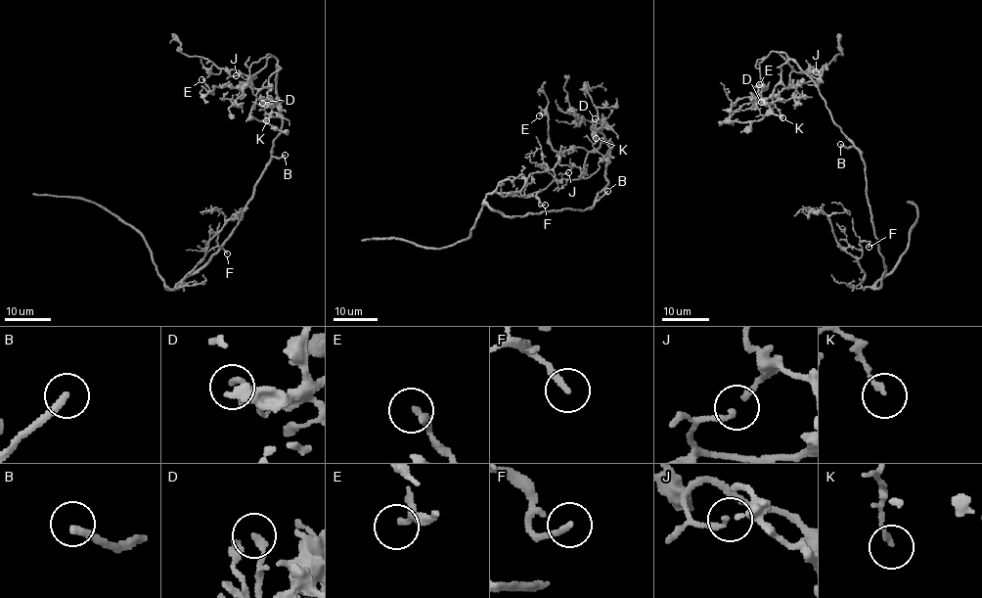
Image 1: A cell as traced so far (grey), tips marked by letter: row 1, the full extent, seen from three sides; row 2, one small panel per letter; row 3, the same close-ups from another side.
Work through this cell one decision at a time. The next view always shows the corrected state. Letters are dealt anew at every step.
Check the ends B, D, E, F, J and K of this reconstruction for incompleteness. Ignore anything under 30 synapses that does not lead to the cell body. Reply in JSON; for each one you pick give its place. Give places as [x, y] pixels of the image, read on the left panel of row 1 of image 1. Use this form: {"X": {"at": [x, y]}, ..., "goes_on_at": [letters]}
{"B": {"at": [285, 155]}, "F": {"at": [227, 253]}, "goes_on_at": ["B", "F"]}

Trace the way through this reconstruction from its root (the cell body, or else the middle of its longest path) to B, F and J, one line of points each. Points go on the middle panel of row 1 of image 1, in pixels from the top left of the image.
B: (571, 209), (588, 209), (607, 191)
F: (571, 209), (504, 215), (484, 198), (495, 192), (519, 193), (545, 205)
J: (571, 209), (588, 209), (607, 186), (610, 148), (603, 141), (586, 155), (578, 178), (563, 179), (568, 172)

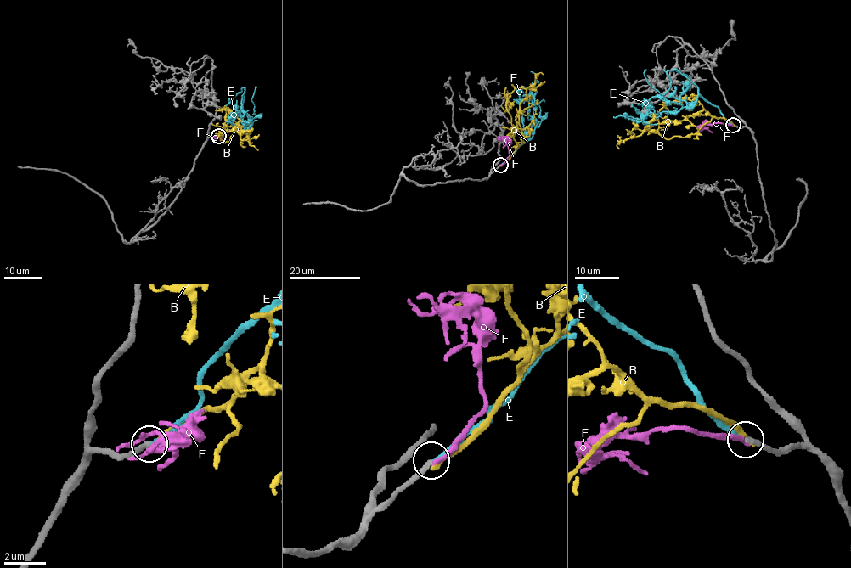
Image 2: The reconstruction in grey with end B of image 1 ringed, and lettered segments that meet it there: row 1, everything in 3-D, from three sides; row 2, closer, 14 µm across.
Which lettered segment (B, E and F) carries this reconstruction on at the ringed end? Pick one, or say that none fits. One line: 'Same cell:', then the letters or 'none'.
Same cell: E

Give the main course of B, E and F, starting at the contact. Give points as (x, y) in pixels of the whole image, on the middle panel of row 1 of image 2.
B: (500, 165), (521, 141), (520, 104), (535, 78), (540, 73), (543, 75)
E: (500, 165), (526, 140), (532, 124), (532, 118), (528, 118), (528, 102), (522, 100), (518, 92), (521, 87)
F: (500, 165), (510, 155), (509, 143), (496, 137)

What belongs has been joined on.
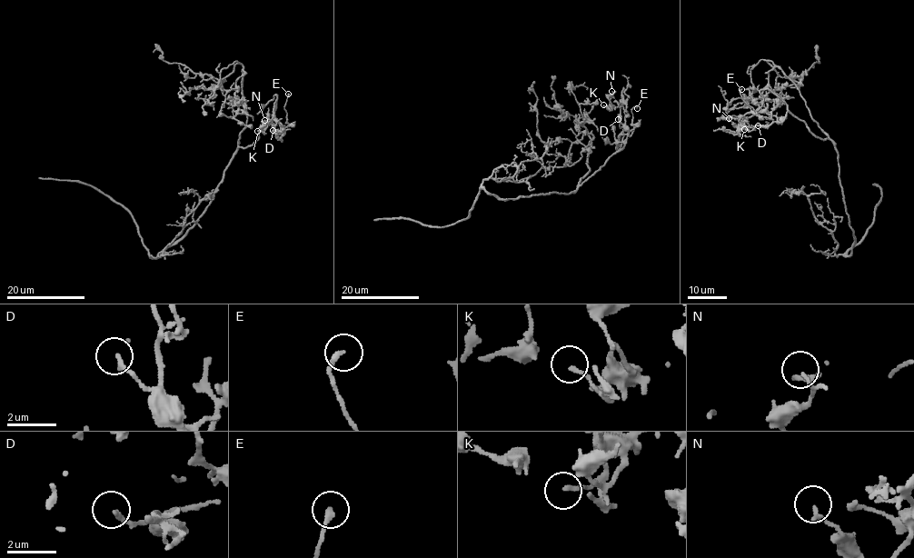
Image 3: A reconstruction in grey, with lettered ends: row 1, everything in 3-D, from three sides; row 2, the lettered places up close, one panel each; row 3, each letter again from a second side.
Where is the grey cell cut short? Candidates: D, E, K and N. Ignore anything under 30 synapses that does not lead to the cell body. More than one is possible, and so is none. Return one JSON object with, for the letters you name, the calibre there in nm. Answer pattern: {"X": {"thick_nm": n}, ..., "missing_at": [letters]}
{"missing_at": []}

